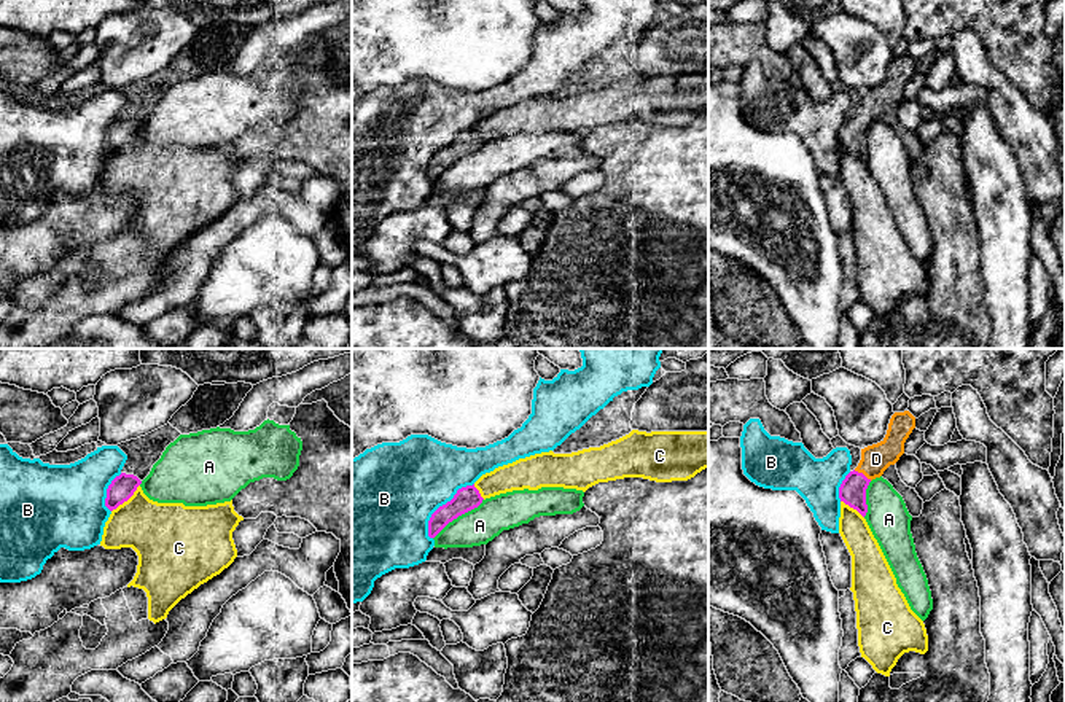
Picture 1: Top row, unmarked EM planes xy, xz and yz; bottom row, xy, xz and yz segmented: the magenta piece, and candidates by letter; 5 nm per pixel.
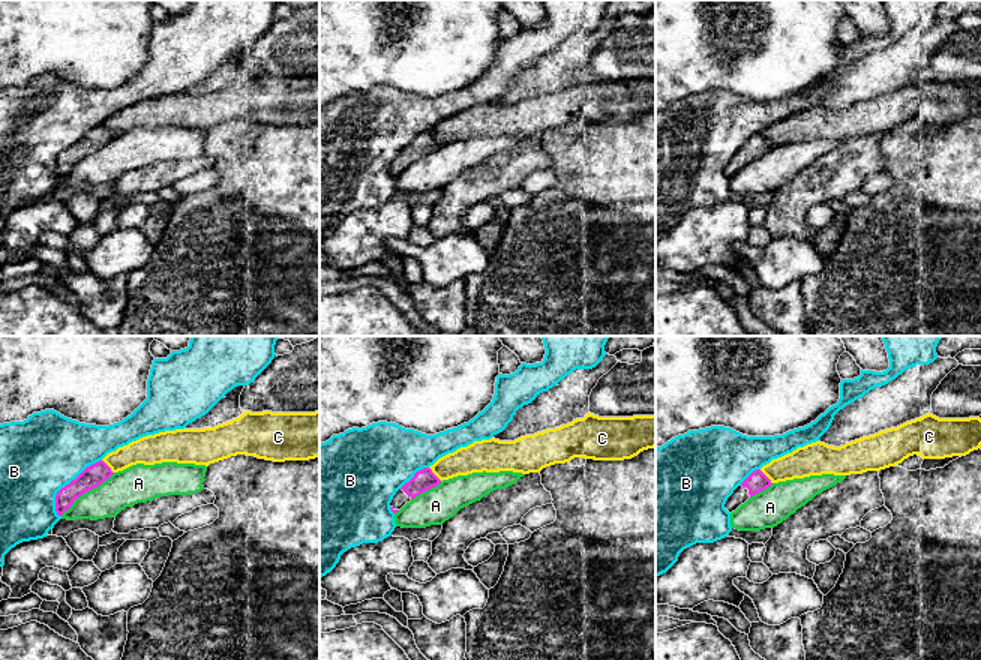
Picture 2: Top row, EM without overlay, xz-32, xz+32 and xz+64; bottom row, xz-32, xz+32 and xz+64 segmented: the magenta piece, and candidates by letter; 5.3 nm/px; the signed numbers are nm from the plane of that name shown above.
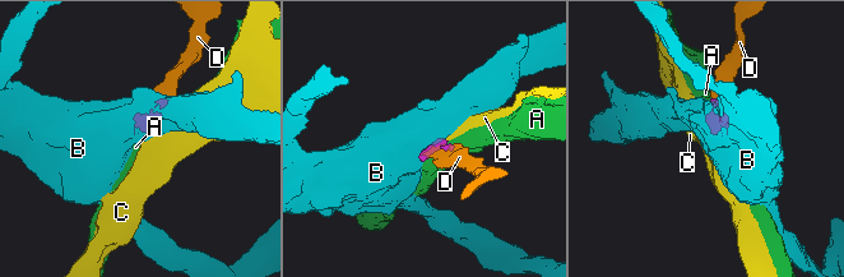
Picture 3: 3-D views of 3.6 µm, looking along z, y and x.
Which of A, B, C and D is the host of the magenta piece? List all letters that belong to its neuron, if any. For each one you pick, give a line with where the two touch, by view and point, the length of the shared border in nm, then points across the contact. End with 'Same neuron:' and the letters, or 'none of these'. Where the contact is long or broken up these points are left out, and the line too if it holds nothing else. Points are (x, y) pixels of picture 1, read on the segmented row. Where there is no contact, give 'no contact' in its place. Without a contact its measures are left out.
D: meets magenta in yz at (863, 475); contact 110 nm long; runs through yz (852, 491), (863, 475), (876, 459)
Same neuron: D

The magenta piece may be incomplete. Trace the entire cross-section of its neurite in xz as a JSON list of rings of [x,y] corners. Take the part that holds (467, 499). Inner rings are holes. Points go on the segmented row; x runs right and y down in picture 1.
[[[466,486],[457,490],[454,498],[439,506],[428,521],[428,536],[435,538],[449,522],[458,516],[478,508],[482,503],[479,490],[473,486]]]

